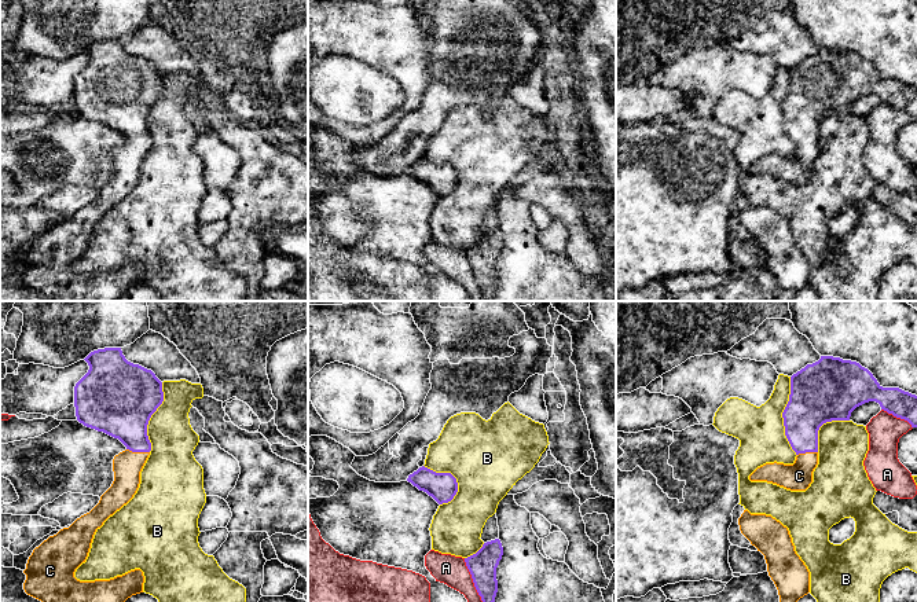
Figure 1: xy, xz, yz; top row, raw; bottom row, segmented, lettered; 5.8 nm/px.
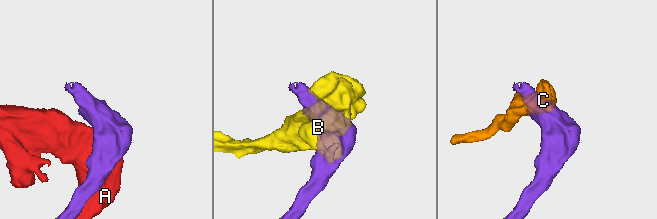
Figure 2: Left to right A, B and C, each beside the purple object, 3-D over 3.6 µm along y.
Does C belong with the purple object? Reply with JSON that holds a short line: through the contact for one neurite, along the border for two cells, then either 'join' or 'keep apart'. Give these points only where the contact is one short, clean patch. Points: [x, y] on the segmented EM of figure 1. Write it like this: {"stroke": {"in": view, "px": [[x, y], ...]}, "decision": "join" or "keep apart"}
{"stroke": {"in": "xy", "px": [[123, 411], [136, 440], [138, 451], [127, 466]]}, "decision": "join"}

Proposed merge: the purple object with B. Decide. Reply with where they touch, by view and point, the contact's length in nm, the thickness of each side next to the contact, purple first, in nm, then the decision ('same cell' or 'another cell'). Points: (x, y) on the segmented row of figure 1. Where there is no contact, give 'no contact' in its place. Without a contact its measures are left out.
yz (782, 417) | 460 nm | 340/280 nm | another cell

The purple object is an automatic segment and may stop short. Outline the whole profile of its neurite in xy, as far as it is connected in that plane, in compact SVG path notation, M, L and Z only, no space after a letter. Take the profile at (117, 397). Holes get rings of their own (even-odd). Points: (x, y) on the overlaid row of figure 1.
M121 348L98 349L84 360L89 370L74 386L77 421L87 427L118 438L126 449L114 456L114 481L100 496L99 503L69 528L44 540L29 557L23 570L26 575L23 590L41 602L125 602L132 595L143 592L144 576L140 569L110 580L95 581L80 581L74 577L74 572L85 562L96 529L126 504L139 488L140 471L151 451L147 425L164 401L162 382L151 370L128 361Z

